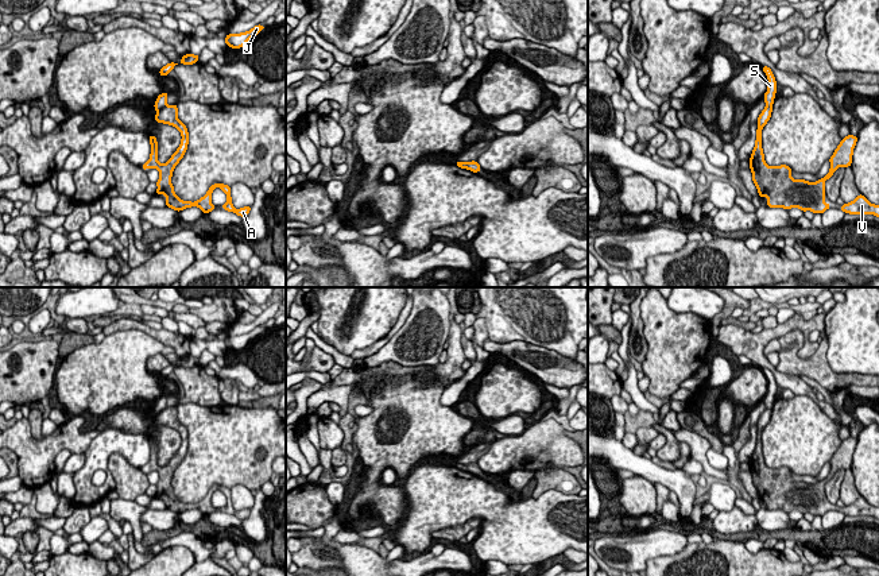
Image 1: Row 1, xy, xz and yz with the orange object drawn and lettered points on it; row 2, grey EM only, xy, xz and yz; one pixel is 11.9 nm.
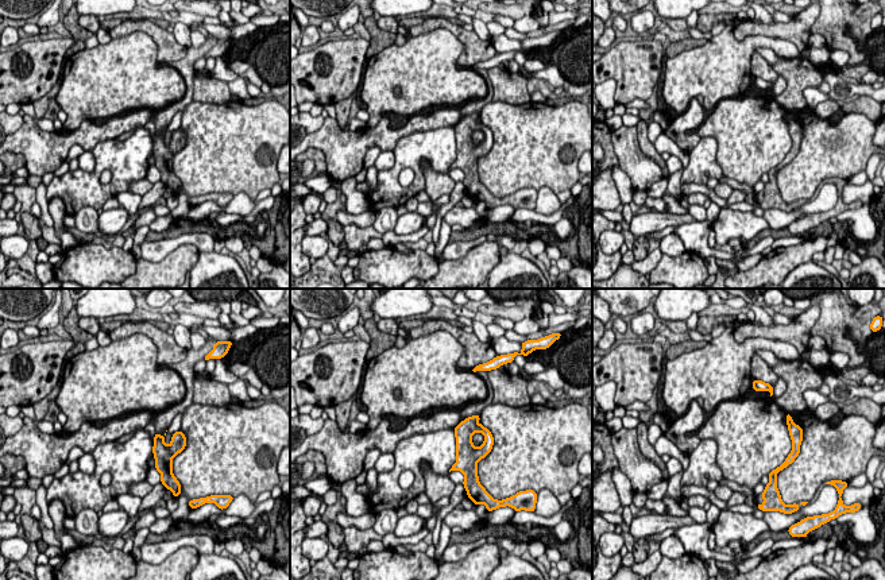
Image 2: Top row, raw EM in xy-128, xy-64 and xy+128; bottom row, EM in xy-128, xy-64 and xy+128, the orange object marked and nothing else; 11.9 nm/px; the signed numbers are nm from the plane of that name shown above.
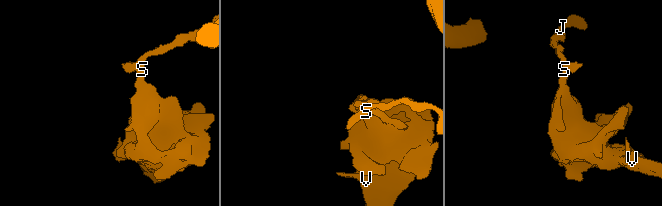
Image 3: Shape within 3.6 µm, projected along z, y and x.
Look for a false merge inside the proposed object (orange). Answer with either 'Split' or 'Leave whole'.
Split

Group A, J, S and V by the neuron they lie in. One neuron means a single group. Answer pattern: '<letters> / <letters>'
A V / J S

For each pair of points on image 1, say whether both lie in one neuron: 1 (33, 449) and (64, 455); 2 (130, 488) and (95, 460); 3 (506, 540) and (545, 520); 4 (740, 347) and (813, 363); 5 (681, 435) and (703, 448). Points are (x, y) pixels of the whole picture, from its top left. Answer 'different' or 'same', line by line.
1: different
2: different
3: same
4: different
5: same

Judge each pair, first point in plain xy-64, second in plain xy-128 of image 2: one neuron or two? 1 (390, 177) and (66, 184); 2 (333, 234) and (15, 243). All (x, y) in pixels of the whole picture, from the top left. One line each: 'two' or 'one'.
1: one
2: two

